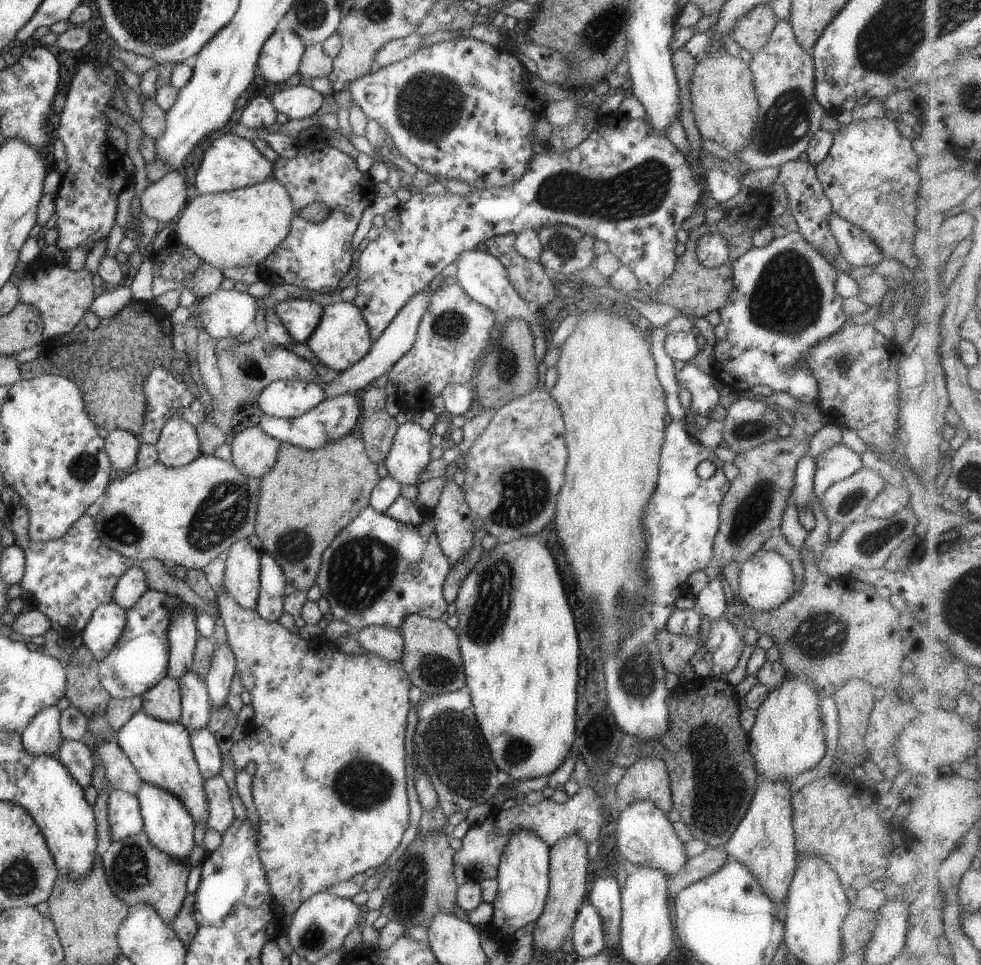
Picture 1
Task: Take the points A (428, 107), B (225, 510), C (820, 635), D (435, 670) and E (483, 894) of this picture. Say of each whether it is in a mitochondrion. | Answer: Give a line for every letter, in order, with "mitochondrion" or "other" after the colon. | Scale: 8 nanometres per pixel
A: mitochondrion
B: mitochondrion
C: mitochondrion
D: mitochondrion
E: other

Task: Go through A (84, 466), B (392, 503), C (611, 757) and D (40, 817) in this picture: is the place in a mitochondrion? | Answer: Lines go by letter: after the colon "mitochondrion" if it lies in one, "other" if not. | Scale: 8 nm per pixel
A: mitochondrion
B: other
C: other
D: other

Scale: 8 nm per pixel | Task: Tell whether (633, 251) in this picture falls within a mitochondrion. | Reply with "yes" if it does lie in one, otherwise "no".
no

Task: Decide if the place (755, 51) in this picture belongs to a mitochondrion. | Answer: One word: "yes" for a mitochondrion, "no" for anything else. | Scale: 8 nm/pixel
no

